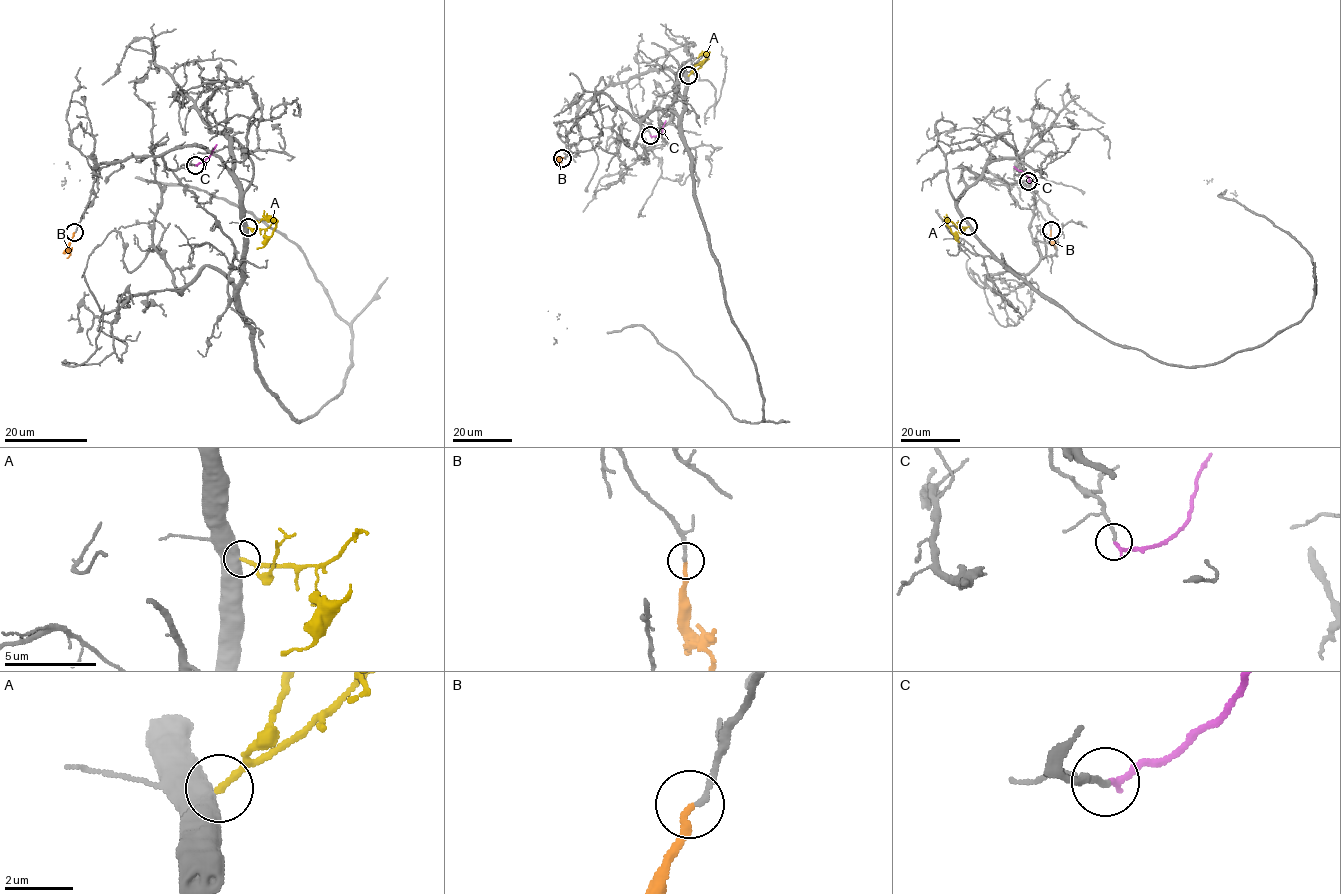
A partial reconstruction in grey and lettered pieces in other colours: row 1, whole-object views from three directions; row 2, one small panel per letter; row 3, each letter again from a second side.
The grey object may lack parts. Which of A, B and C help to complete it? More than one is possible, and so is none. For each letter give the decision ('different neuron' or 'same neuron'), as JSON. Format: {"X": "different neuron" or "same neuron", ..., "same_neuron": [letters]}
{"A": "same neuron", "B": "different neuron", "C": "same neuron", "same_neuron": ["A", "C"]}

